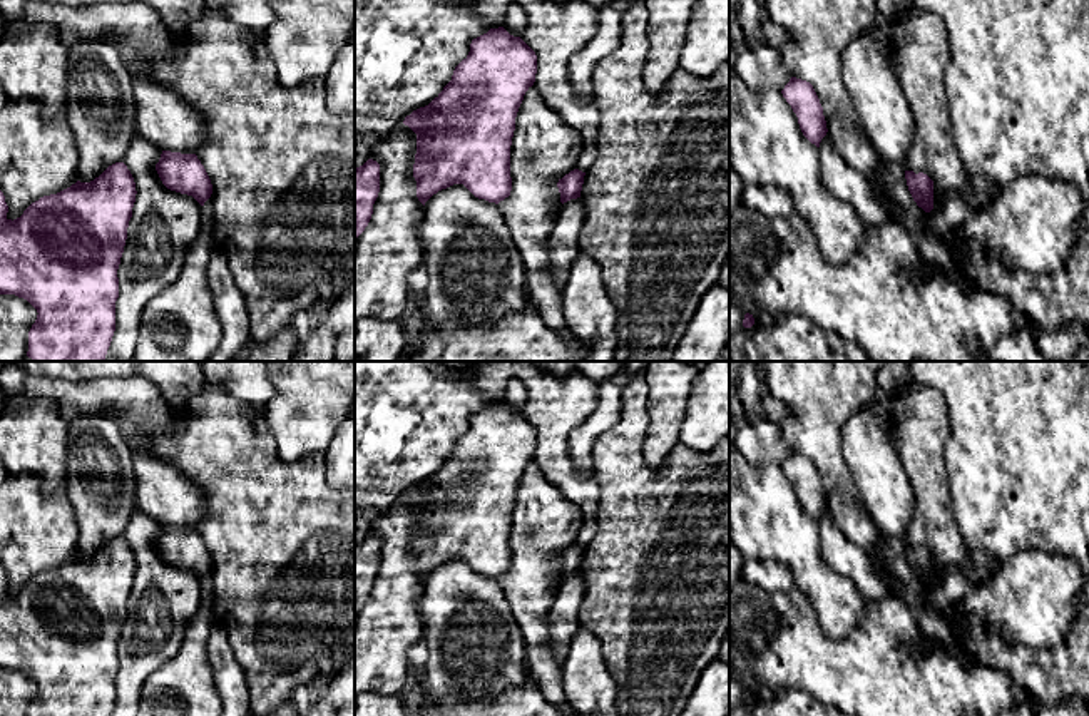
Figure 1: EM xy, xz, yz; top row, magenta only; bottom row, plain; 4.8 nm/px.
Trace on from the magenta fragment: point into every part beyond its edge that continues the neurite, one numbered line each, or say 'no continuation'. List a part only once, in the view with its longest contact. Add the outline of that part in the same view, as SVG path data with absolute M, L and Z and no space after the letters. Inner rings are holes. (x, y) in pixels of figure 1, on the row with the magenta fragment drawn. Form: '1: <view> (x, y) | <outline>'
no continuation

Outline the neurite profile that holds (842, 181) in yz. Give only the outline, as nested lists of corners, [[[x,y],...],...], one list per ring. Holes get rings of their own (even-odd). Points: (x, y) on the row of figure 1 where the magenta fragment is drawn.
[[[828,132],[820,142],[818,156],[821,184],[828,194],[850,204],[867,224],[883,226],[893,219],[872,182],[838,154]]]

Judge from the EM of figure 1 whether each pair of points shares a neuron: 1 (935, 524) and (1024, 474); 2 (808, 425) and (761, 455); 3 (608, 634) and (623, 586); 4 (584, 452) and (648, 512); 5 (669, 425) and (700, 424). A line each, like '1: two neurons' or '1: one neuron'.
1: two neurons
2: two neurons
3: one neuron
4: two neurons
5: two neurons

